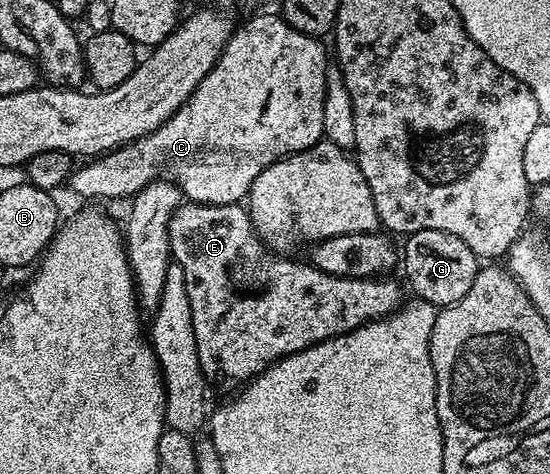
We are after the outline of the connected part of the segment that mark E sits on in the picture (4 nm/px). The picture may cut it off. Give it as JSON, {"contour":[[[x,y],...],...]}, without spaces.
{"contour":[[[189,200],[172,216],[168,224],[170,256],[183,269],[188,301],[192,306],[193,331],[206,376],[212,374],[246,374],[257,376],[281,358],[320,344],[329,338],[352,332],[356,328],[393,314],[403,305],[402,290],[390,276],[345,278],[329,275],[309,261],[293,262],[293,257],[279,256],[264,245],[254,232],[250,212],[245,205],[200,204]]]}

